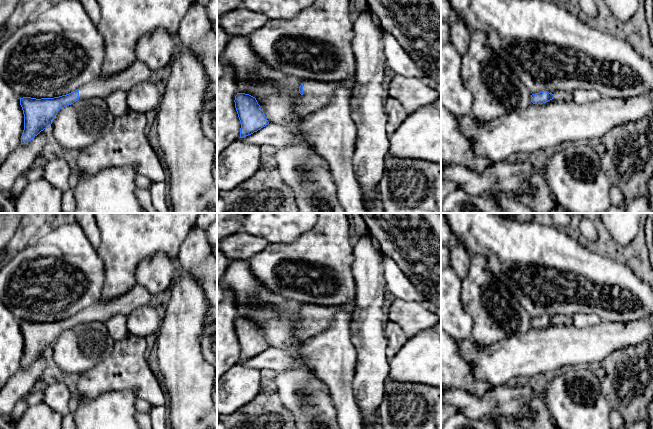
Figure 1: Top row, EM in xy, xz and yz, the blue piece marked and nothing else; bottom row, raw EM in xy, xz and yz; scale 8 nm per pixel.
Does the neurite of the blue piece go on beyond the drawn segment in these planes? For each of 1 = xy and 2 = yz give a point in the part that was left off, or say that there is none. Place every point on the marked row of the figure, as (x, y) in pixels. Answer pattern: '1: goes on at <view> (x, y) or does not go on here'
1: goes on at xy (101, 87)
2: does not go on here

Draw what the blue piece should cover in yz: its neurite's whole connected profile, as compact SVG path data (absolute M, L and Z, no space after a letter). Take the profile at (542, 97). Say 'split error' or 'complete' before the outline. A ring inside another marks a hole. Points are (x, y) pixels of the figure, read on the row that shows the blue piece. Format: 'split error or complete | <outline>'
complete | M539 92L531 95L531 102L533 104L543 104L546 103L552 99L554 99L554 94L549 93L549 92Z

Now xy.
split error | M137 60L120 73L107 78L98 77L66 95L41 99L20 98L20 105L24 114L21 144L27 144L41 131L49 128L60 109L79 99L106 98L114 90L128 92L135 84L155 77L156 74L151 69Z

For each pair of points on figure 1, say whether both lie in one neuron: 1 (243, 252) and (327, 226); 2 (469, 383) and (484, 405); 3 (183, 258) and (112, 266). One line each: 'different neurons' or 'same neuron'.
1: different neurons
2: different neurons
3: different neurons

